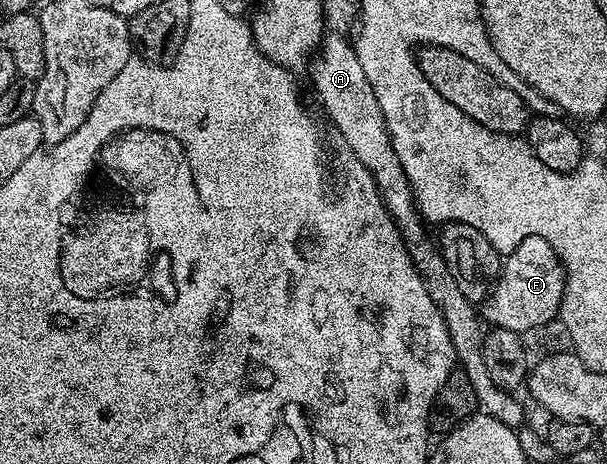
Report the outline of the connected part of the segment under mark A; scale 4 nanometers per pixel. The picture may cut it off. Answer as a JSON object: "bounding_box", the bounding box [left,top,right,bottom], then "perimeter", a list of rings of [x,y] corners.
{"bounding_box":[309,34,523,429],"perimeter":[[[323,34],[321,44],[309,64],[309,71],[327,117],[334,122],[334,127],[342,134],[343,141],[354,150],[354,155],[358,158],[355,160],[376,181],[378,191],[382,194],[382,203],[402,234],[402,240],[406,243],[414,268],[420,273],[422,284],[426,286],[428,297],[432,297],[444,317],[448,337],[454,346],[457,366],[467,374],[468,381],[472,383],[478,398],[478,407],[485,414],[496,417],[496,421],[504,425],[515,429],[523,426],[521,405],[514,400],[515,396],[511,392],[500,389],[500,385],[492,381],[488,368],[484,365],[482,356],[484,327],[476,314],[475,304],[470,303],[468,297],[464,297],[464,293],[460,293],[460,285],[448,269],[446,258],[432,242],[432,235],[430,239],[429,233],[426,232],[427,224],[418,209],[418,200],[415,199],[408,177],[400,165],[400,157],[396,157],[396,149],[390,140],[390,130],[384,121],[384,113],[380,113],[380,103],[372,93],[372,85],[368,77],[364,77],[364,69],[360,65],[360,57],[354,52],[353,42],[345,35]]]}

